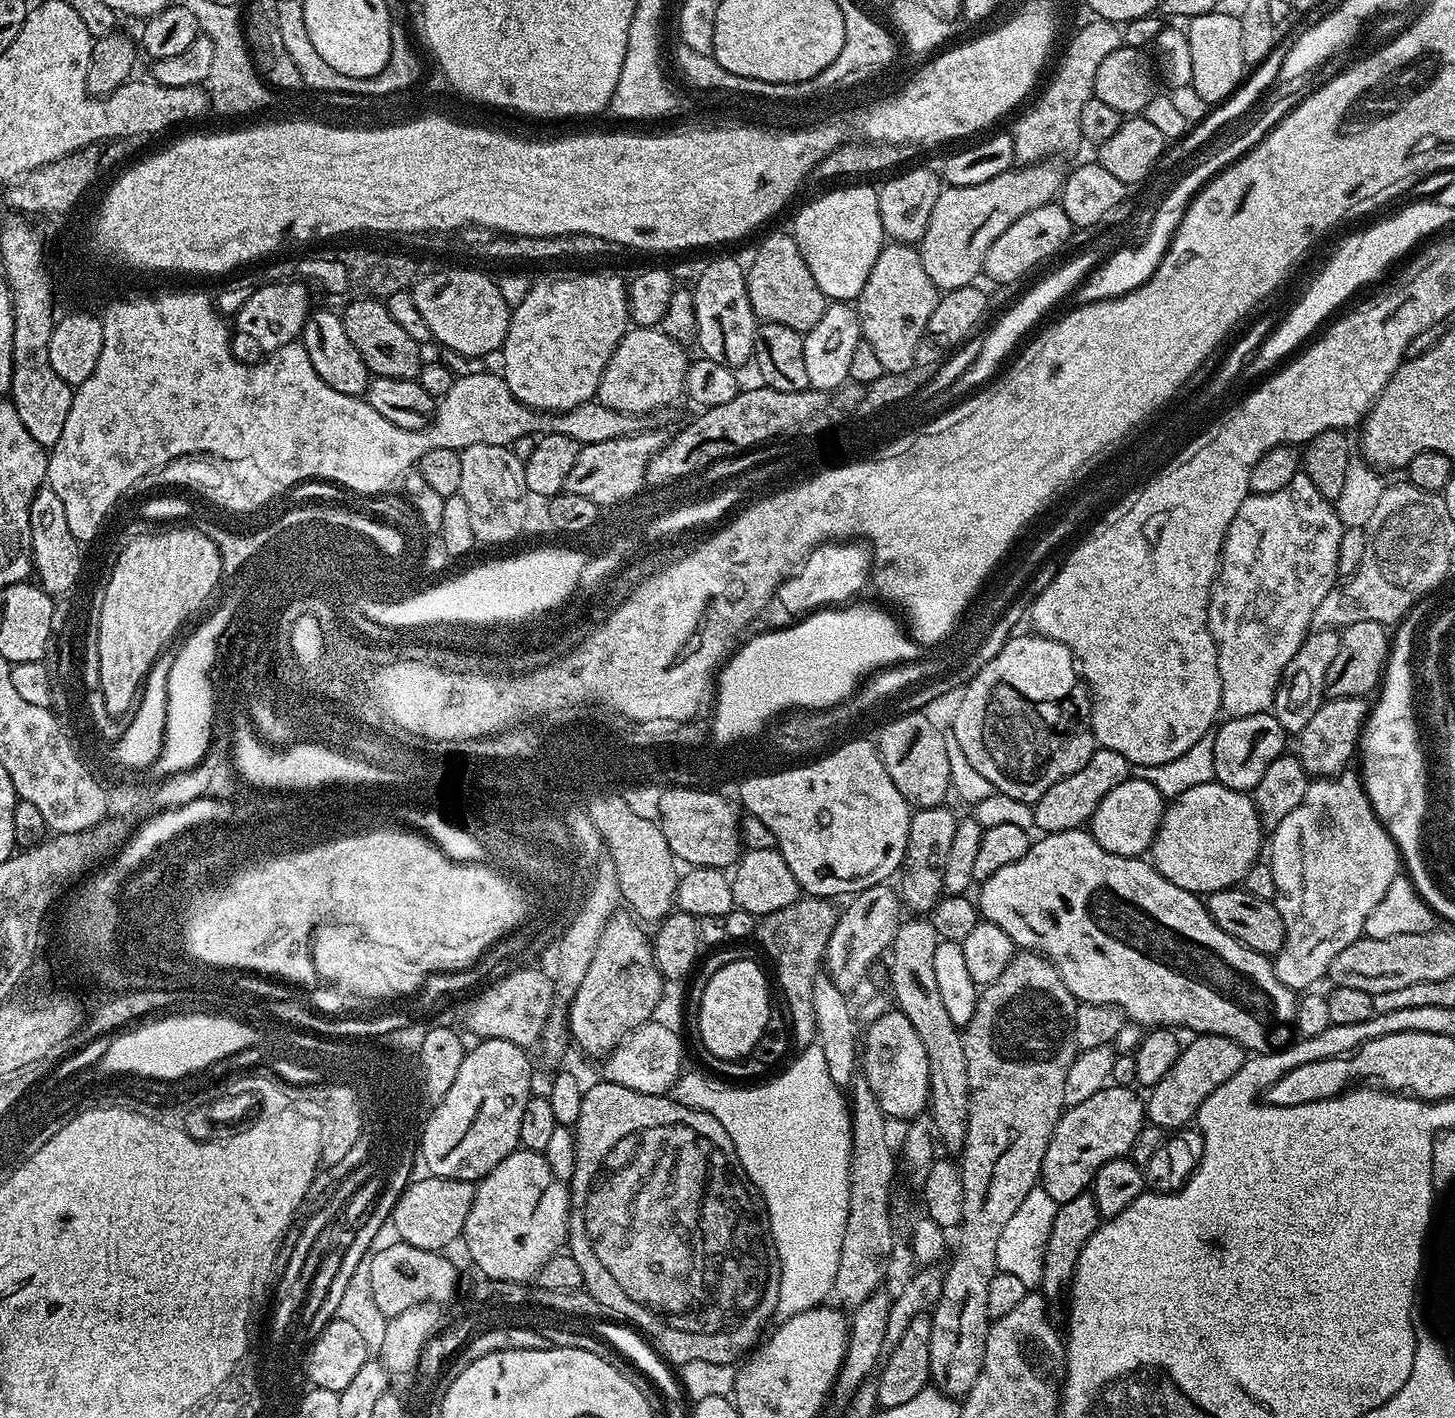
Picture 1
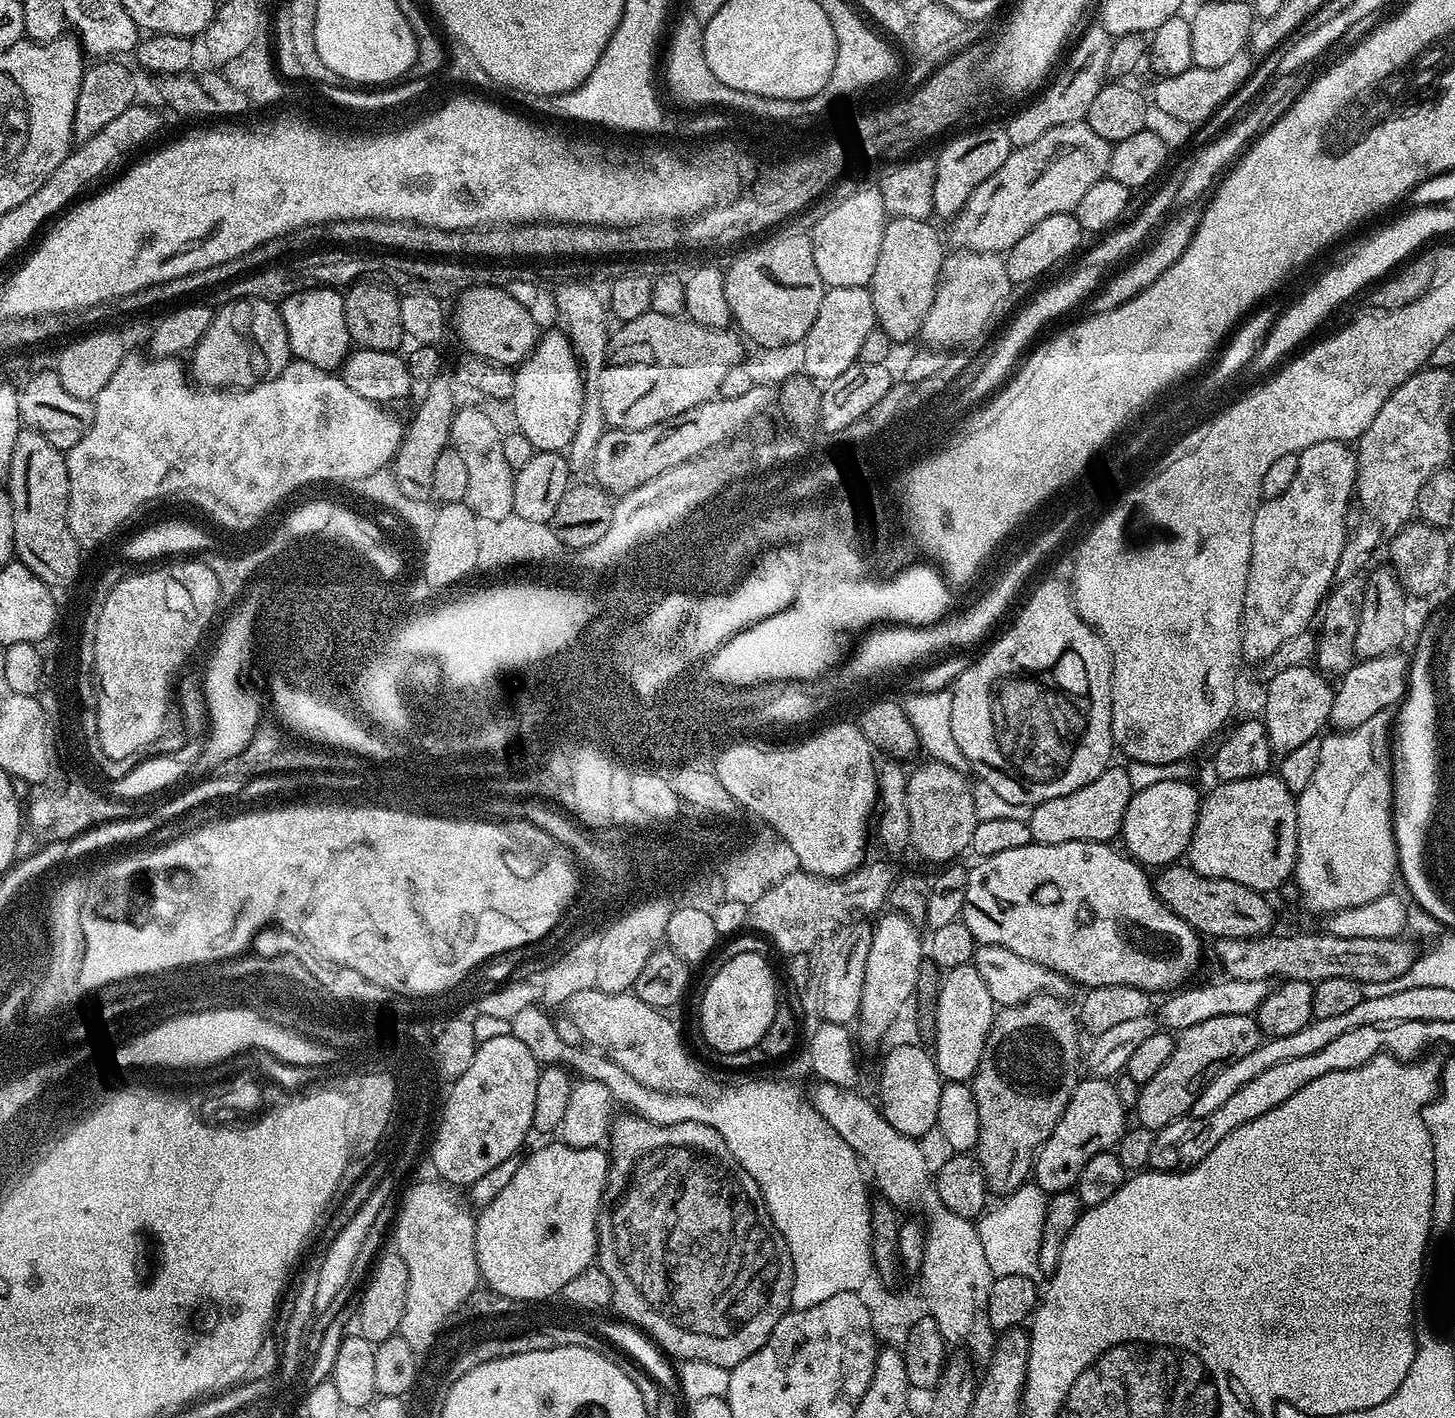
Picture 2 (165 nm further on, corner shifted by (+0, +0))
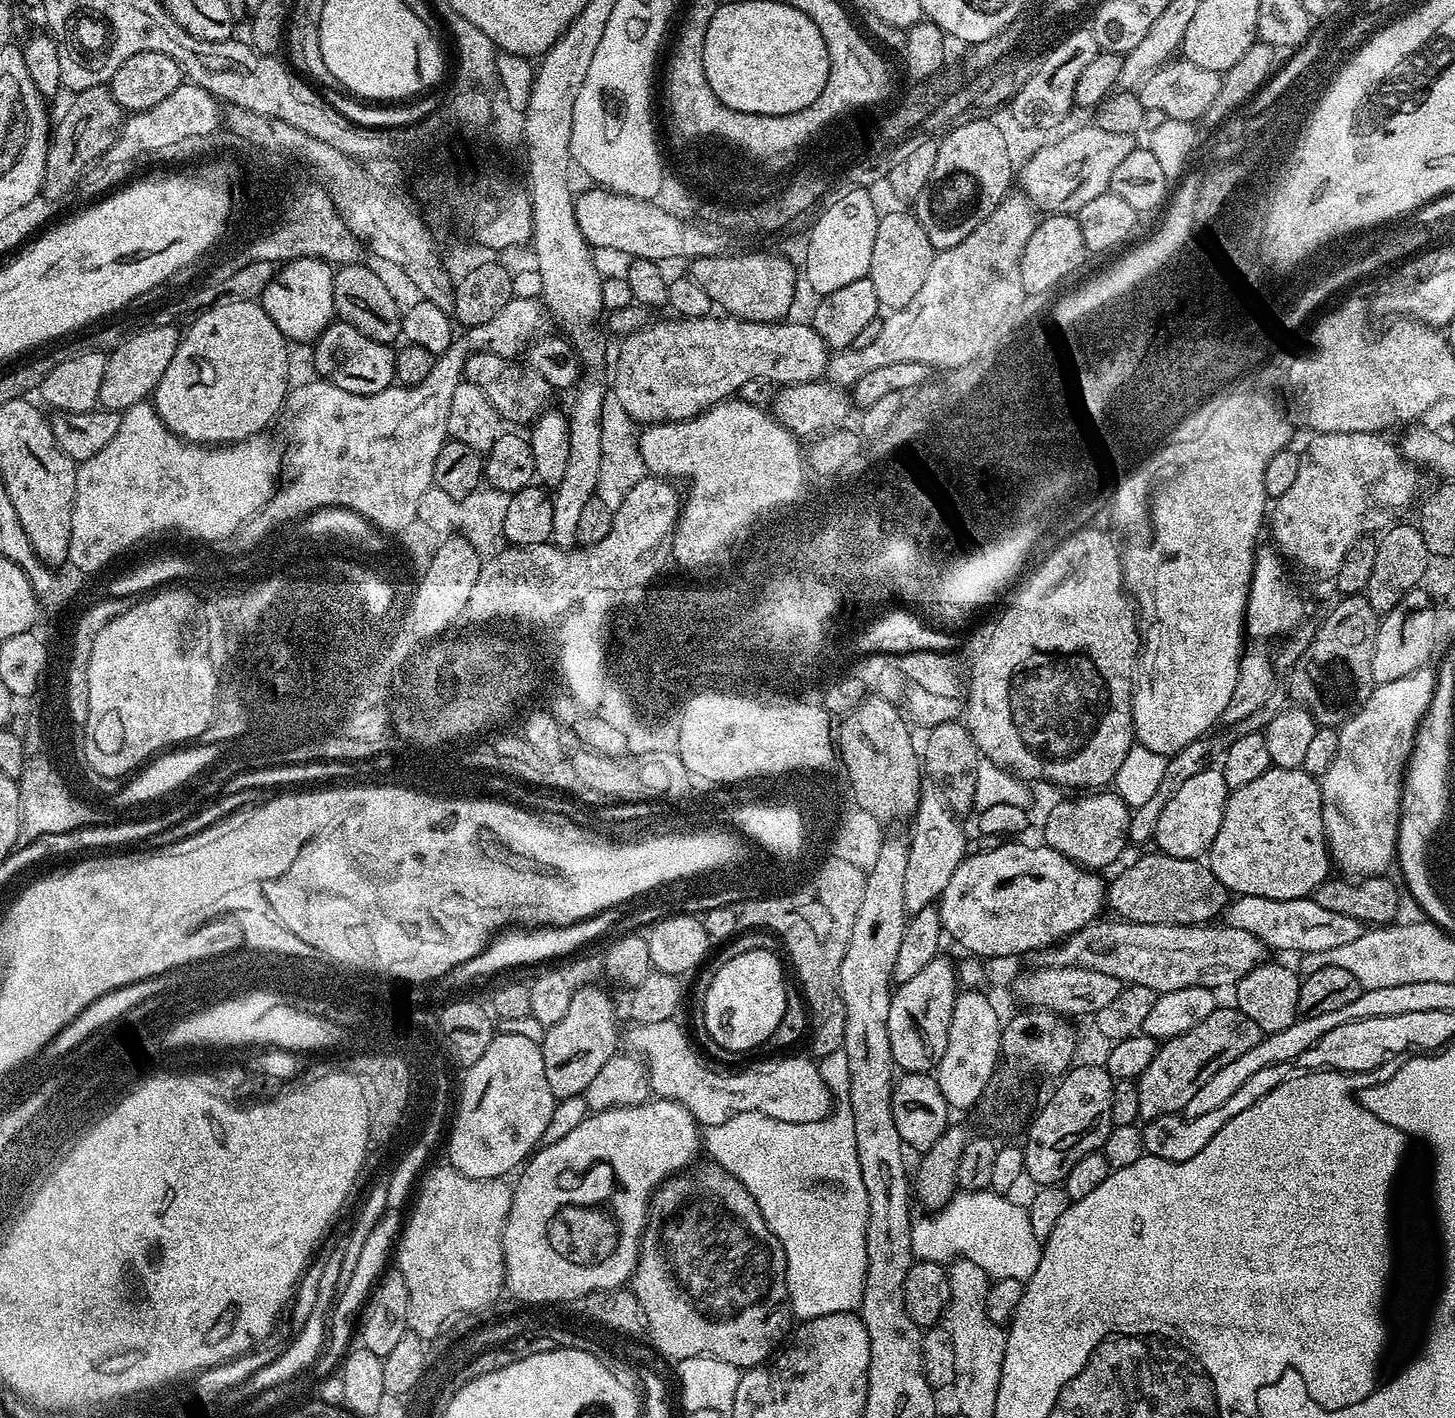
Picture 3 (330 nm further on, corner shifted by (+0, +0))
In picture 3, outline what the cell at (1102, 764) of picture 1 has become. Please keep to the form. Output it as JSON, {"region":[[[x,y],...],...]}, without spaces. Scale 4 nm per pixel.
{"region":[[[1092,790],[1077,796],[1077,800],[1064,800],[1049,810],[1043,843],[1089,870],[1108,868],[1123,854],[1124,844],[1129,843],[1130,807],[1112,790]]]}

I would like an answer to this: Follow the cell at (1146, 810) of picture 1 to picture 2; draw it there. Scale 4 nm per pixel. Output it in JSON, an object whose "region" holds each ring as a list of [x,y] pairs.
{"region":[[[1172,779],[1155,782],[1145,789],[1133,791],[1126,806],[1120,836],[1122,841],[1124,840],[1123,847],[1127,855],[1137,864],[1160,870],[1177,863],[1187,853],[1202,799],[1201,793],[1196,793],[1196,788],[1192,784],[1194,783],[1187,779]]]}

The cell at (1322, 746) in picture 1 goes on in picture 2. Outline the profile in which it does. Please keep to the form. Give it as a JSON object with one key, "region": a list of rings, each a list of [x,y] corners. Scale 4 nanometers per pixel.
{"region":[[[1400,654],[1353,663],[1335,685],[1328,724],[1333,729],[1348,732],[1354,726],[1362,726],[1362,722],[1374,718],[1374,714],[1388,712],[1391,704],[1399,705],[1408,690],[1408,666],[1409,661],[1405,657],[1403,660]]]}

